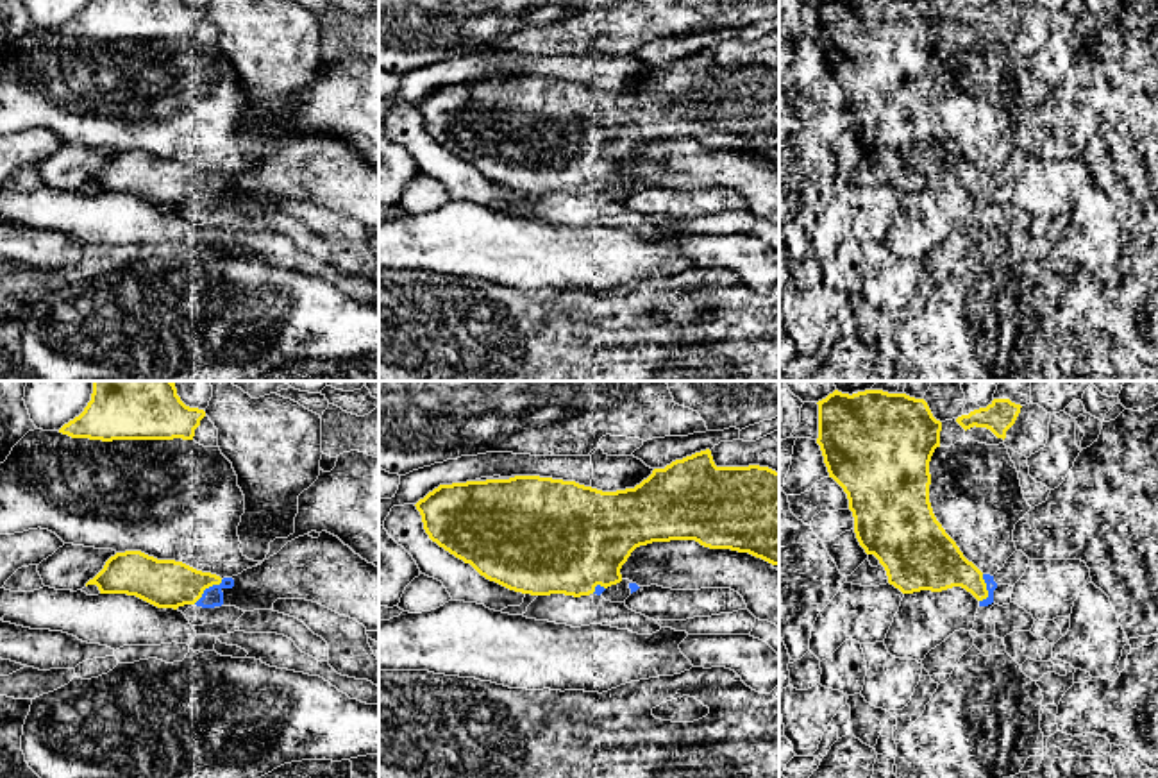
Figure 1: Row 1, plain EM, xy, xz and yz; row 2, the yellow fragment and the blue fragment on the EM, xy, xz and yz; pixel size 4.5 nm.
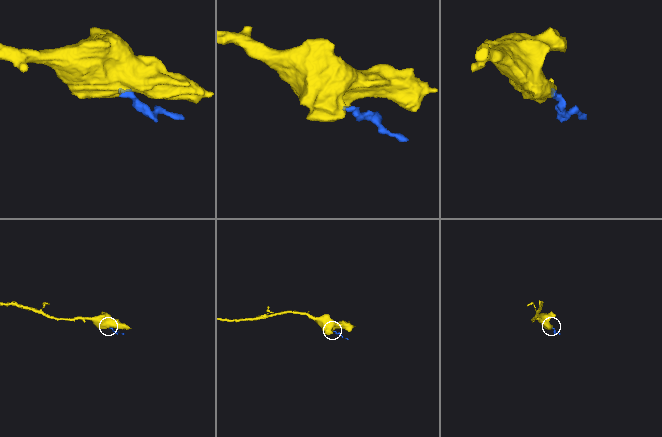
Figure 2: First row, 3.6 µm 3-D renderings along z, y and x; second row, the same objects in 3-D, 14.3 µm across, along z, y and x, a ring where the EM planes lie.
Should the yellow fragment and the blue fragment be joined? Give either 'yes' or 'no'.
yes

